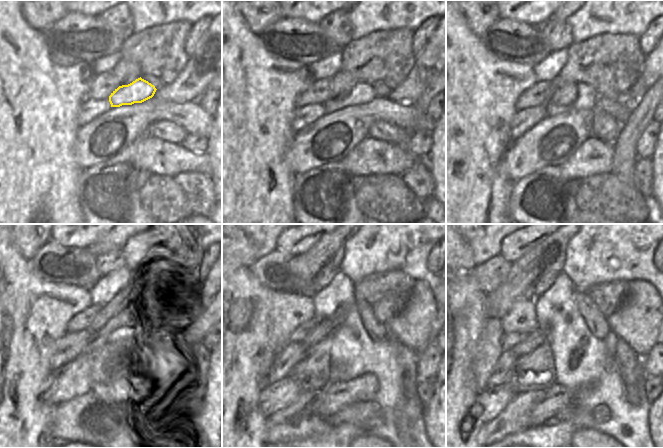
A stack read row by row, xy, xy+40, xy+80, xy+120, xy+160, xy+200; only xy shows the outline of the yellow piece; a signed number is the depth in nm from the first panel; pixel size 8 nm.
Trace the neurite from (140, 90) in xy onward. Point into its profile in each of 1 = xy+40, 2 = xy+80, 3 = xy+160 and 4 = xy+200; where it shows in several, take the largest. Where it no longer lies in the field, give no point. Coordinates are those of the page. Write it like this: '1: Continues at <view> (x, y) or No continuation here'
1: Continues at xy+40 (362, 93)
2: Continues at xy+80 (587, 97)
3: Continues at xy+160 (312, 373)
4: Continues at xy+200 (536, 371)

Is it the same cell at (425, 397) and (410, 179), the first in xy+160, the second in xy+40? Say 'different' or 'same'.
same

